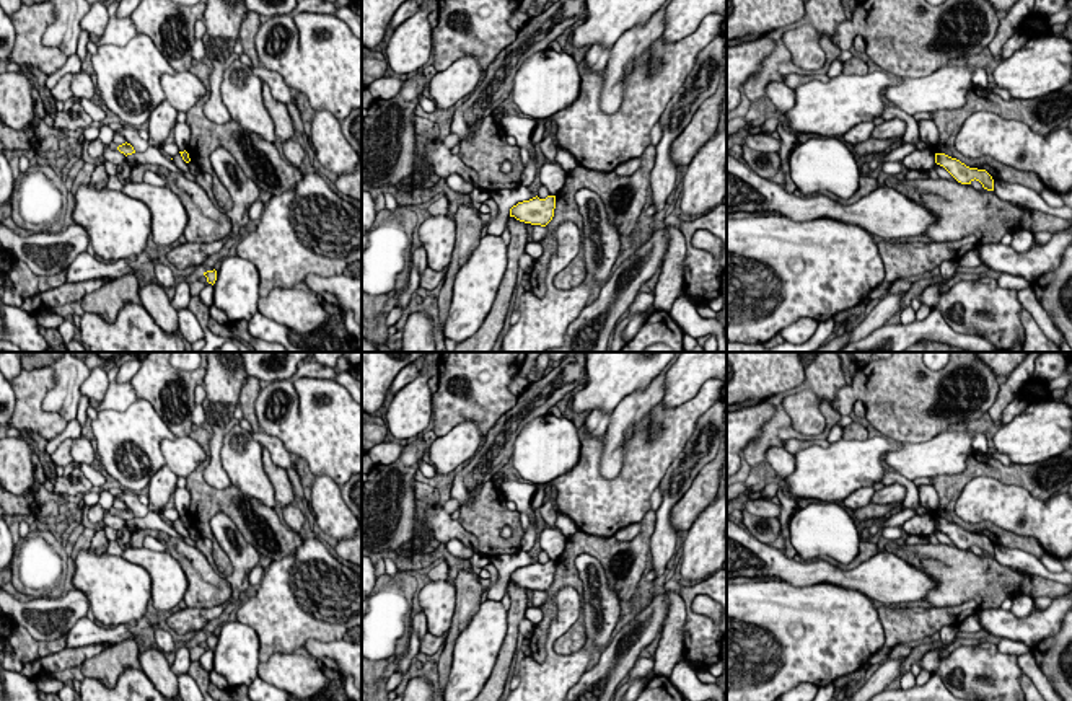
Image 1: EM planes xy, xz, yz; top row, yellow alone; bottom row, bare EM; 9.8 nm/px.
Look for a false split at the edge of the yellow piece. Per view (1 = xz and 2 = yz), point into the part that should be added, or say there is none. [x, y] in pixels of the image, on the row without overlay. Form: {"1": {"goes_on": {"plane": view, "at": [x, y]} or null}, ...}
{"1": {"goes_on": null}, "2": {"goes_on": null}}

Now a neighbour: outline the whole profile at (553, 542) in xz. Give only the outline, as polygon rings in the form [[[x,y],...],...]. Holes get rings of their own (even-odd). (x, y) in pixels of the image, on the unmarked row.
[[[543,528],[538,535],[538,546],[549,554],[551,561],[556,561],[565,549],[567,536],[560,530]]]

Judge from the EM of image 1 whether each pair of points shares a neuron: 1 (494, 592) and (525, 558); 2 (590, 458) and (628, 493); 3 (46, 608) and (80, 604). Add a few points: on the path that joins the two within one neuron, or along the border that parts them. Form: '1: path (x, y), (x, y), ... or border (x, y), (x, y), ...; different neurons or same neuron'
1: path (502, 582), (504, 573), (515, 561); same neuron
2: path (590, 471), (610, 493), (615, 493); same neuron
3: path (54, 608), (72, 607); same neuron

